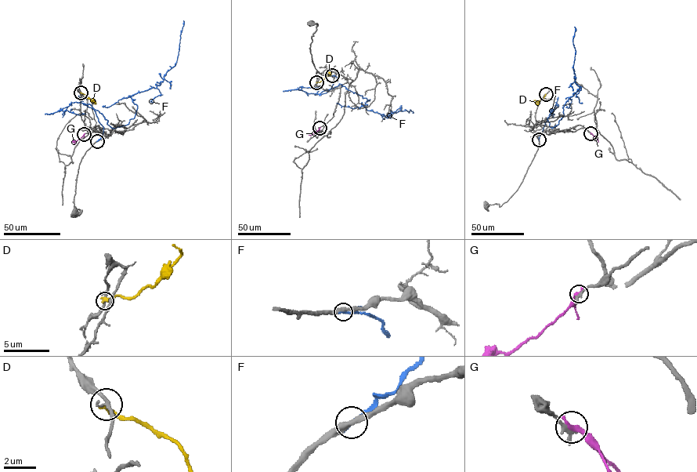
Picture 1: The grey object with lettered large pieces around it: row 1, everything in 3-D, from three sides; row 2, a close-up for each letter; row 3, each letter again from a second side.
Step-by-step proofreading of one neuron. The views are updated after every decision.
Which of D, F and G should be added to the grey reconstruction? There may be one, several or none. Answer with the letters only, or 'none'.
none

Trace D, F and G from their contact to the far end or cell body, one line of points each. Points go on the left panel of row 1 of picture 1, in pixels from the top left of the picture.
D: (81, 92), (95, 103)
F: (97, 141), (103, 127), (83, 103), (113, 128), (128, 125), (131, 96), (176, 62), (183, 20)
G: (84, 134), (74, 143)

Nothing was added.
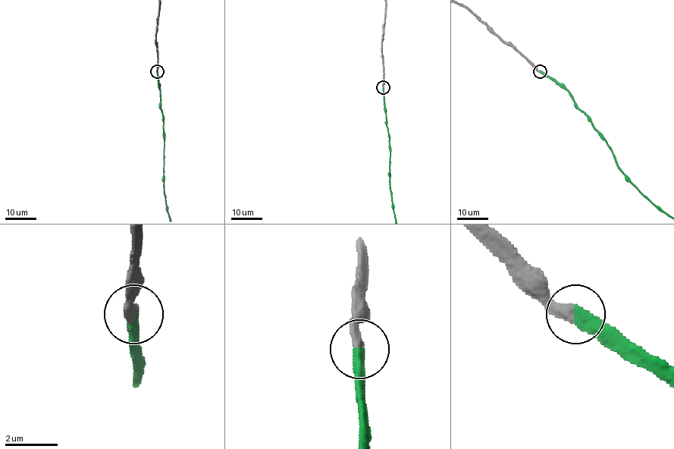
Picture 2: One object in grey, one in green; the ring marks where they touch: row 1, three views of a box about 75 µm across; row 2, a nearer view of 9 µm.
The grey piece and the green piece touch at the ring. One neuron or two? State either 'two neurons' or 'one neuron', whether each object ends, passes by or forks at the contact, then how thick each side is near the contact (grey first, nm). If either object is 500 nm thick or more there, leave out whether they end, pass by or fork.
one neuron; grey ends there; green ends there; 400 nm thick on the grey side, 480 nm on the other

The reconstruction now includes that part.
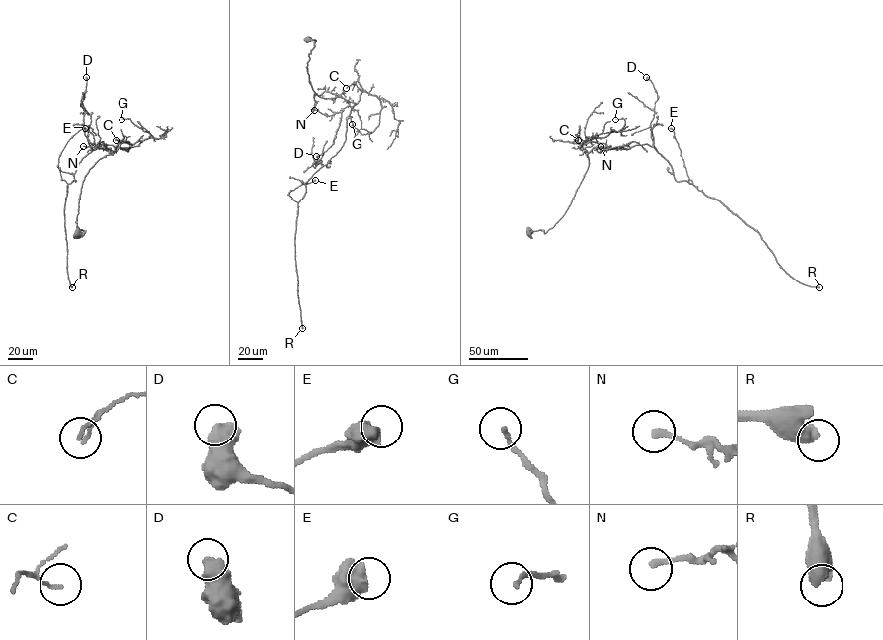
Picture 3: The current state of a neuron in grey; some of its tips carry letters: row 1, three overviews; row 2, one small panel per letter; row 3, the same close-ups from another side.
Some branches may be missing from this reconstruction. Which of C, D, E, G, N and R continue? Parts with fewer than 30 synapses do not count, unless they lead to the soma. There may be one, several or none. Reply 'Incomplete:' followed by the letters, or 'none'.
Incomplete: R

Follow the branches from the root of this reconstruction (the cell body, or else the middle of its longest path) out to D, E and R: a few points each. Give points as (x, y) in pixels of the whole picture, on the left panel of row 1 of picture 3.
D: (76, 233), (84, 232), (78, 233), (76, 217), (85, 175), (120, 144), (89, 145), (86, 77)
E: (76, 233), (84, 232), (76, 217), (85, 175), (120, 144), (92, 150), (67, 183), (58, 159), (85, 128)
R: (76, 233), (84, 232), (78, 233), (76, 217), (85, 175), (120, 143), (87, 154), (67, 186), (72, 287)

